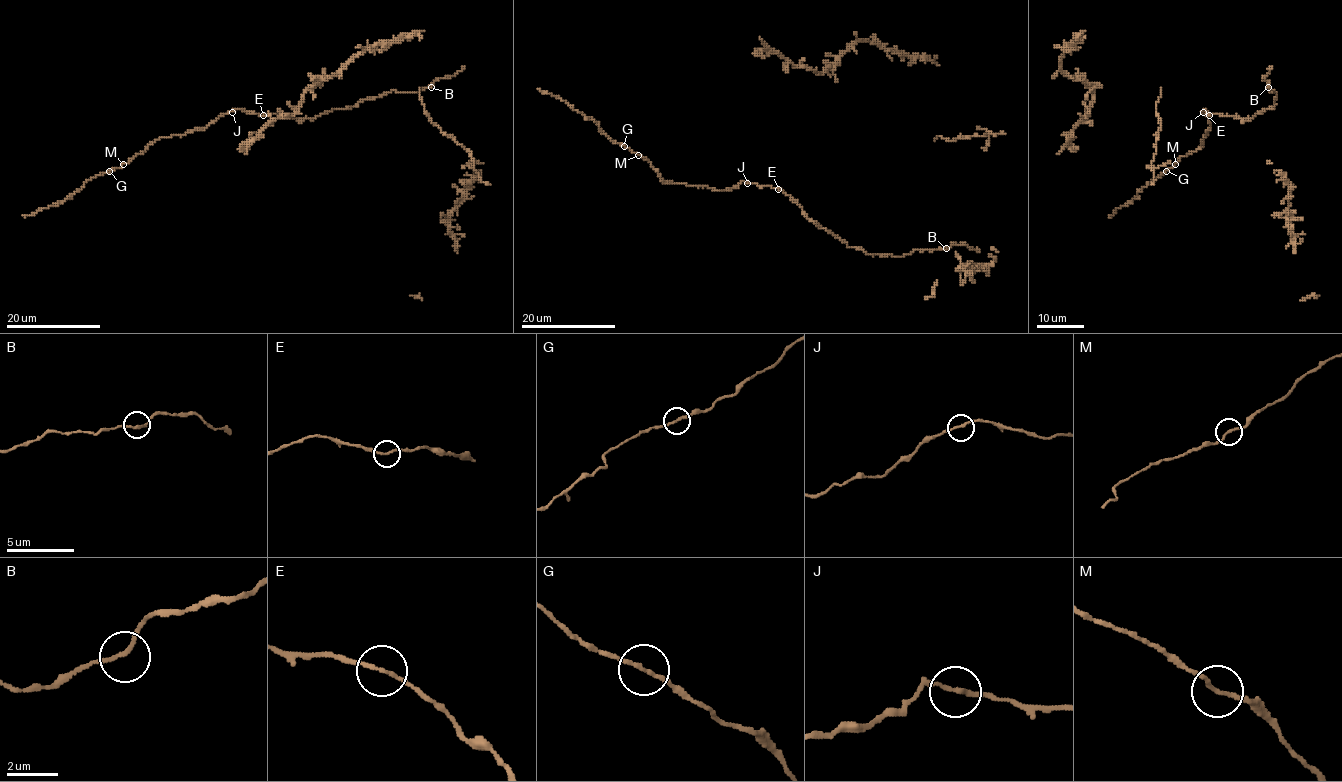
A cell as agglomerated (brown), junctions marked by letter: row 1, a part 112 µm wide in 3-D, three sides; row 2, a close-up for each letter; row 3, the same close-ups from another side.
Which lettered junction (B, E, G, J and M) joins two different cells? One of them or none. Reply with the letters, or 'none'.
none

